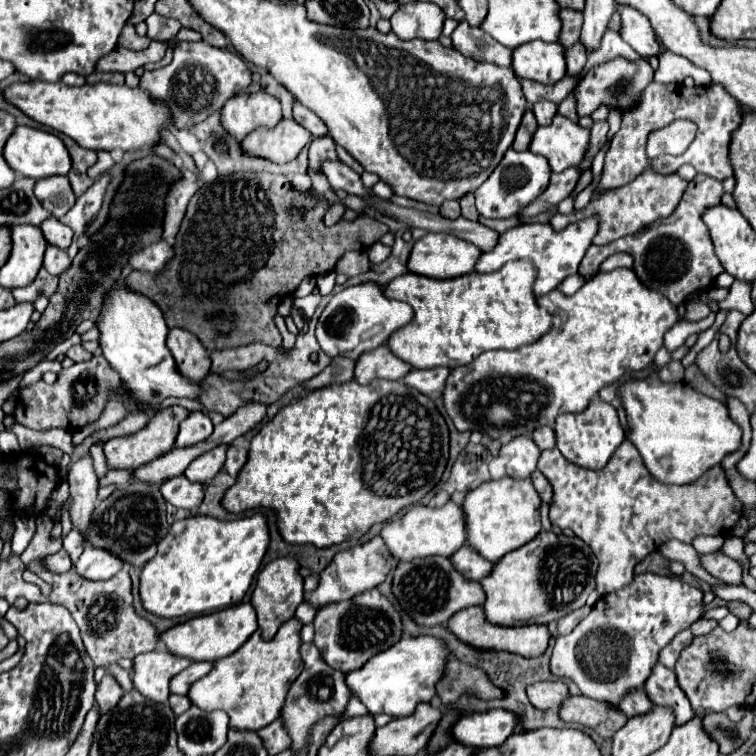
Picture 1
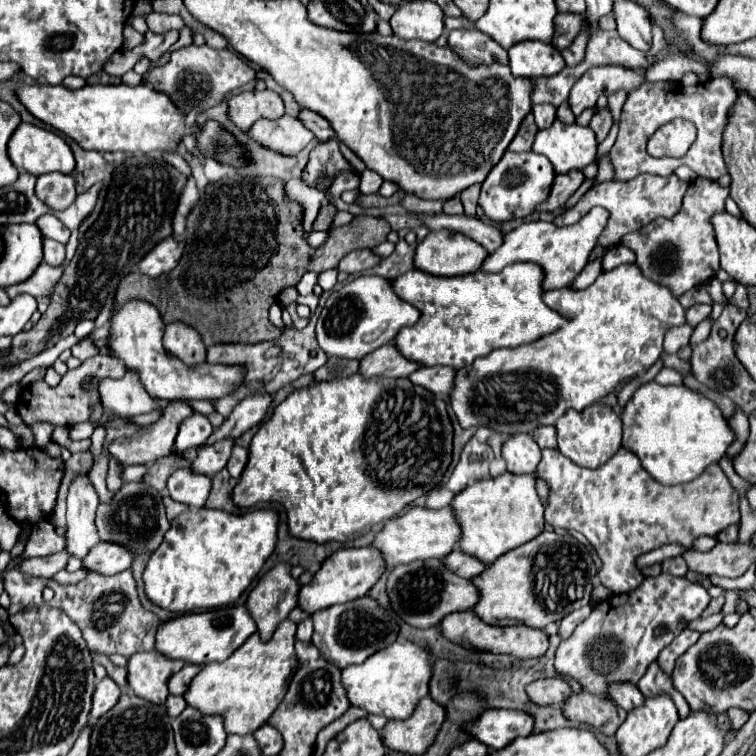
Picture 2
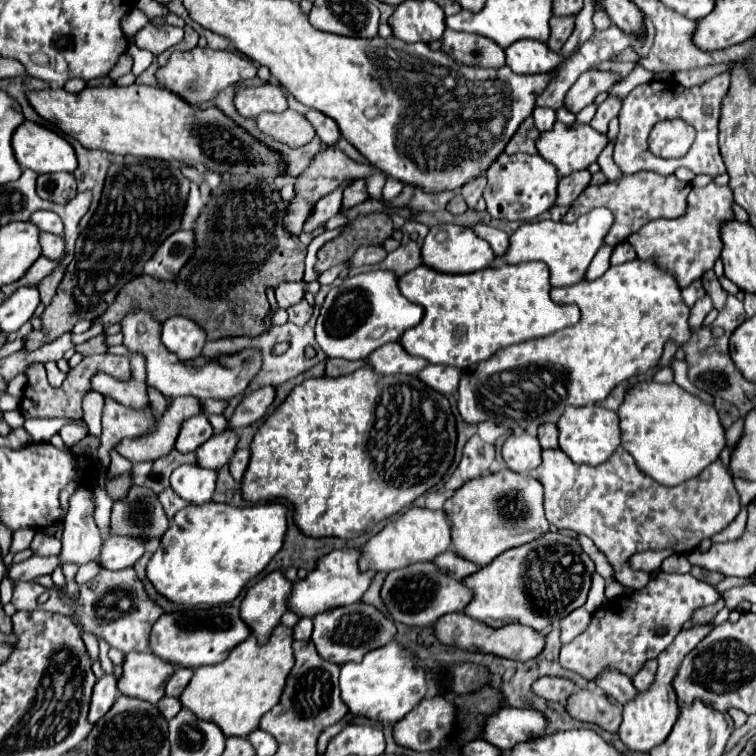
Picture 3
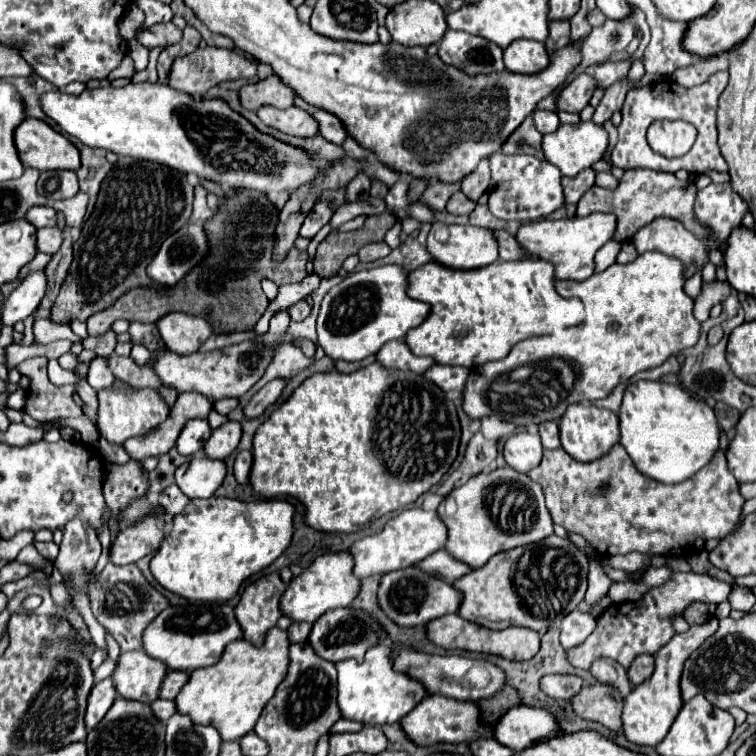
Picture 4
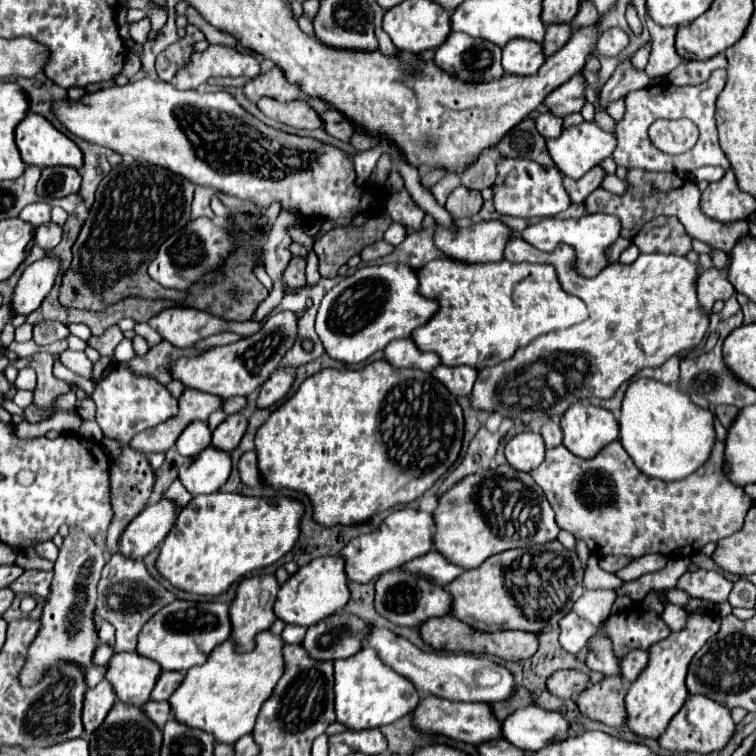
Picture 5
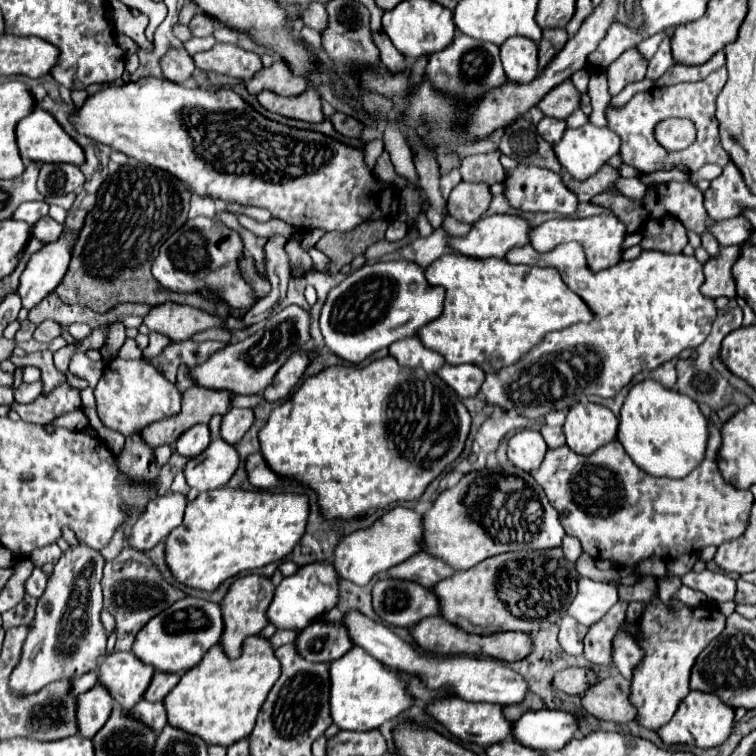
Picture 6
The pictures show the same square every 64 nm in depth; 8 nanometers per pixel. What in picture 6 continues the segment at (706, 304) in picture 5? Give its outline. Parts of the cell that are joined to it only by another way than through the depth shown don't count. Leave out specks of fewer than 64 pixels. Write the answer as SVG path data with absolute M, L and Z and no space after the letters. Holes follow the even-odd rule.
M728 246L728 248L720 248L720 256L718 258L710 258L704 264L704 284L700 286L702 296L706 298L734 298L736 296L736 282L732 280L732 264L734 260L740 256L740 246Z

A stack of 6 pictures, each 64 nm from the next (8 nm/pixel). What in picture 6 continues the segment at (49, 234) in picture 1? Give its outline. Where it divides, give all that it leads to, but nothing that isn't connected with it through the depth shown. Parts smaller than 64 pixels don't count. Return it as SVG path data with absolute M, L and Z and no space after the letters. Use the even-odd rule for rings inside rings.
M28 202L28 204L22 204L14 212L14 218L22 220L22 222L28 222L30 226L34 226L46 214L48 214L48 204L46 202Z

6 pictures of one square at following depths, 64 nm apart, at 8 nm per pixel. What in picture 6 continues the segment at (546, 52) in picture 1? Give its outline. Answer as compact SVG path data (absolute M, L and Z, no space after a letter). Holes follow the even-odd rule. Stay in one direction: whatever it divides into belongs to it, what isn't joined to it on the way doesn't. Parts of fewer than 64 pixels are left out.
M508 38L500 46L500 56L508 80L528 82L538 76L538 44L528 38Z

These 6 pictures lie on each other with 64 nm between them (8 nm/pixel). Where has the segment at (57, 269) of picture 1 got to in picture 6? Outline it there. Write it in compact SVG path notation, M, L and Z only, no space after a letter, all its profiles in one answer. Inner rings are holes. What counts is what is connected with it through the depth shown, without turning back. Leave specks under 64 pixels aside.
M46 216L44 220L40 220L34 228L32 228L32 236L36 236L42 244L50 244L56 242L60 238L62 232L62 224L54 222L50 216Z

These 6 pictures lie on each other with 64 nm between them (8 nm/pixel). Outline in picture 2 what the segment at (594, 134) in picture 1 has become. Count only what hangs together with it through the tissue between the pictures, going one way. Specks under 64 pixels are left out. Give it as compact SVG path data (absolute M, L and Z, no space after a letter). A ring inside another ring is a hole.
M610 110L598 112L598 114L592 118L590 128L594 130L596 140L598 140L598 144L600 144L600 142L608 136L608 132L610 132L610 128L612 128L612 116L610 116Z

